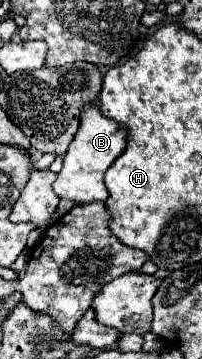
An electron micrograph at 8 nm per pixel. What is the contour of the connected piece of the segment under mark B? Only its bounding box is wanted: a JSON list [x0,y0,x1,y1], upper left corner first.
[53,105,127,205]

